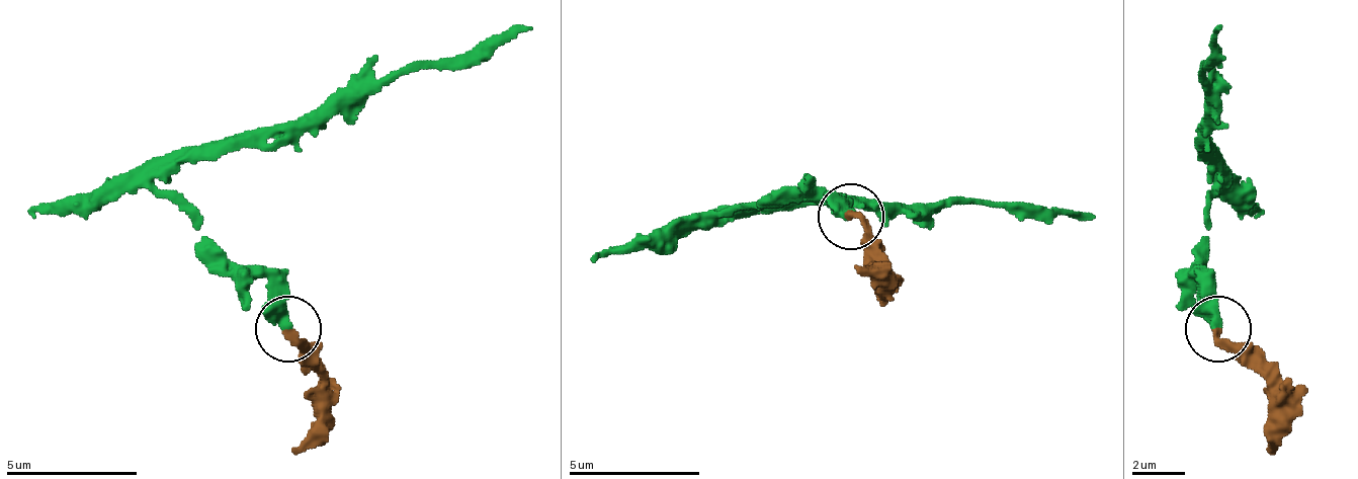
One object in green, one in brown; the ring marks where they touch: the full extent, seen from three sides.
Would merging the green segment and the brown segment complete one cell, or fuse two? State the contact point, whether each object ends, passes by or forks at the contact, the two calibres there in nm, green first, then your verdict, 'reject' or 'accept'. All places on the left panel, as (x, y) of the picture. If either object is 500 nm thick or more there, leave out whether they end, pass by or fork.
place (288, 329); green ends; brown ends; calibres 440 and 280 nm; accept

